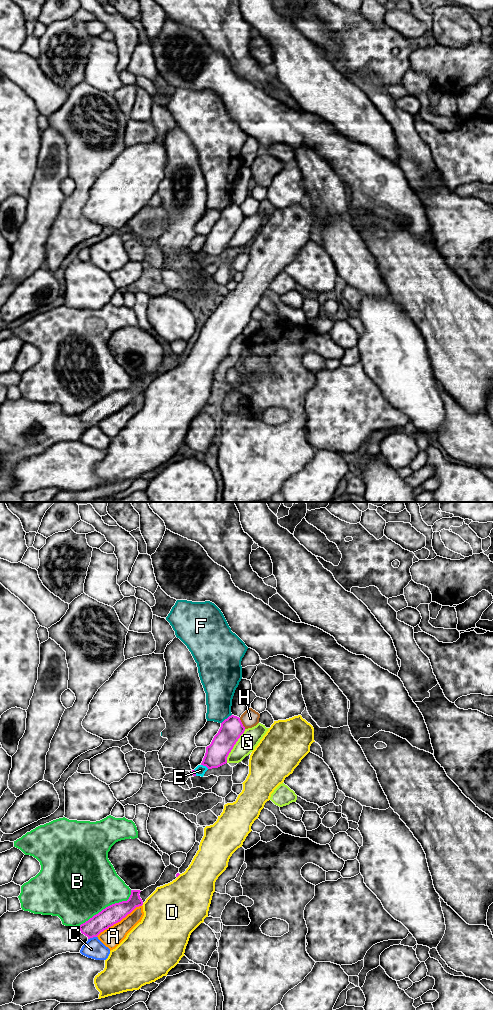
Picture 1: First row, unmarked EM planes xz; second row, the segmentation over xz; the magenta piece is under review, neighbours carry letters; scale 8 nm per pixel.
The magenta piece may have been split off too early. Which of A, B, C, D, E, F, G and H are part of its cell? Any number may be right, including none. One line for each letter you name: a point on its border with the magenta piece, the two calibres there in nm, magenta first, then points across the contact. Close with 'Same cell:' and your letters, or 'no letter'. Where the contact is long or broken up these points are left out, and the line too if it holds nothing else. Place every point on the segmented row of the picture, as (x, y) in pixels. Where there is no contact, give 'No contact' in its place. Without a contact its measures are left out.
Same cell: no letter

